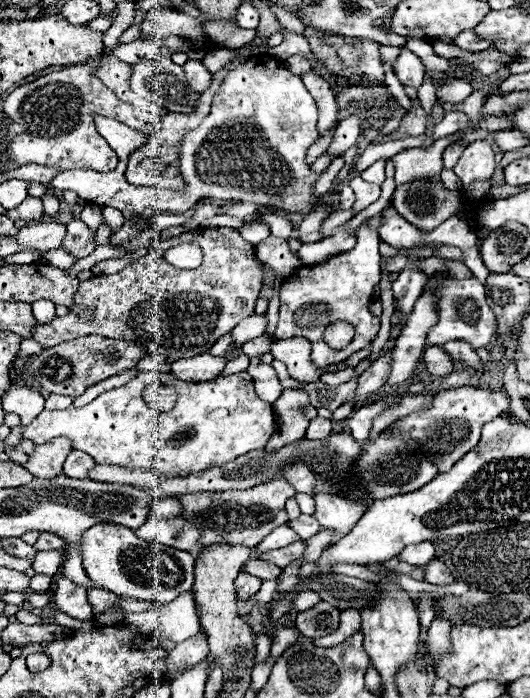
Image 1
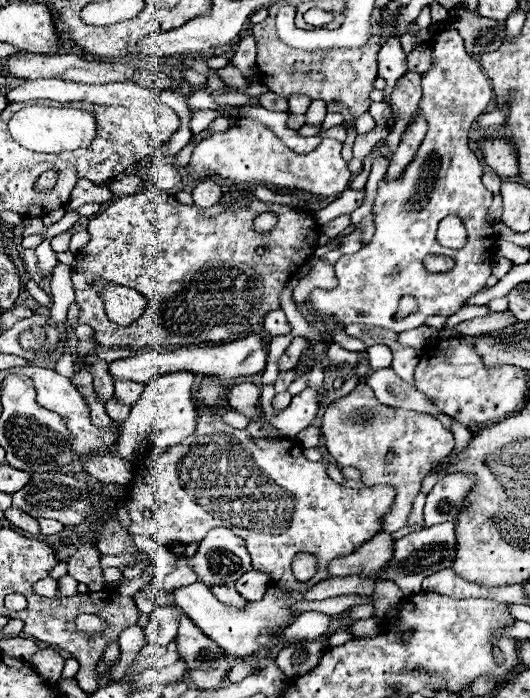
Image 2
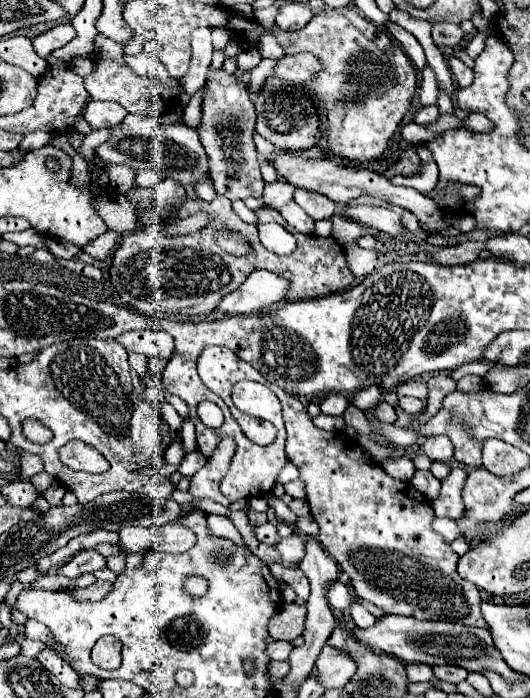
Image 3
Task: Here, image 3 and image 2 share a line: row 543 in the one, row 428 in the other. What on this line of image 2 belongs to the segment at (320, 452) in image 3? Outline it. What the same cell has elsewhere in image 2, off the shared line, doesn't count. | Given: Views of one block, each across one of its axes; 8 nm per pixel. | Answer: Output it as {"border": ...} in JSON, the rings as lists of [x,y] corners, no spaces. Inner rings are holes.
{"border":[[[358,384],[354,392],[348,396],[336,400],[330,404],[322,418],[322,436],[326,438],[326,448],[330,456],[338,462],[338,466],[352,466],[362,472],[362,482],[366,486],[376,484],[388,484],[398,490],[396,504],[392,506],[392,512],[388,514],[388,520],[384,520],[384,532],[396,532],[400,528],[408,526],[408,516],[412,512],[414,496],[418,494],[422,480],[426,474],[430,474],[432,468],[436,468],[454,448],[454,436],[450,430],[446,430],[438,420],[434,420],[428,414],[414,412],[414,410],[402,410],[392,408],[386,404],[380,404],[374,396],[374,392],[368,386]]]}

